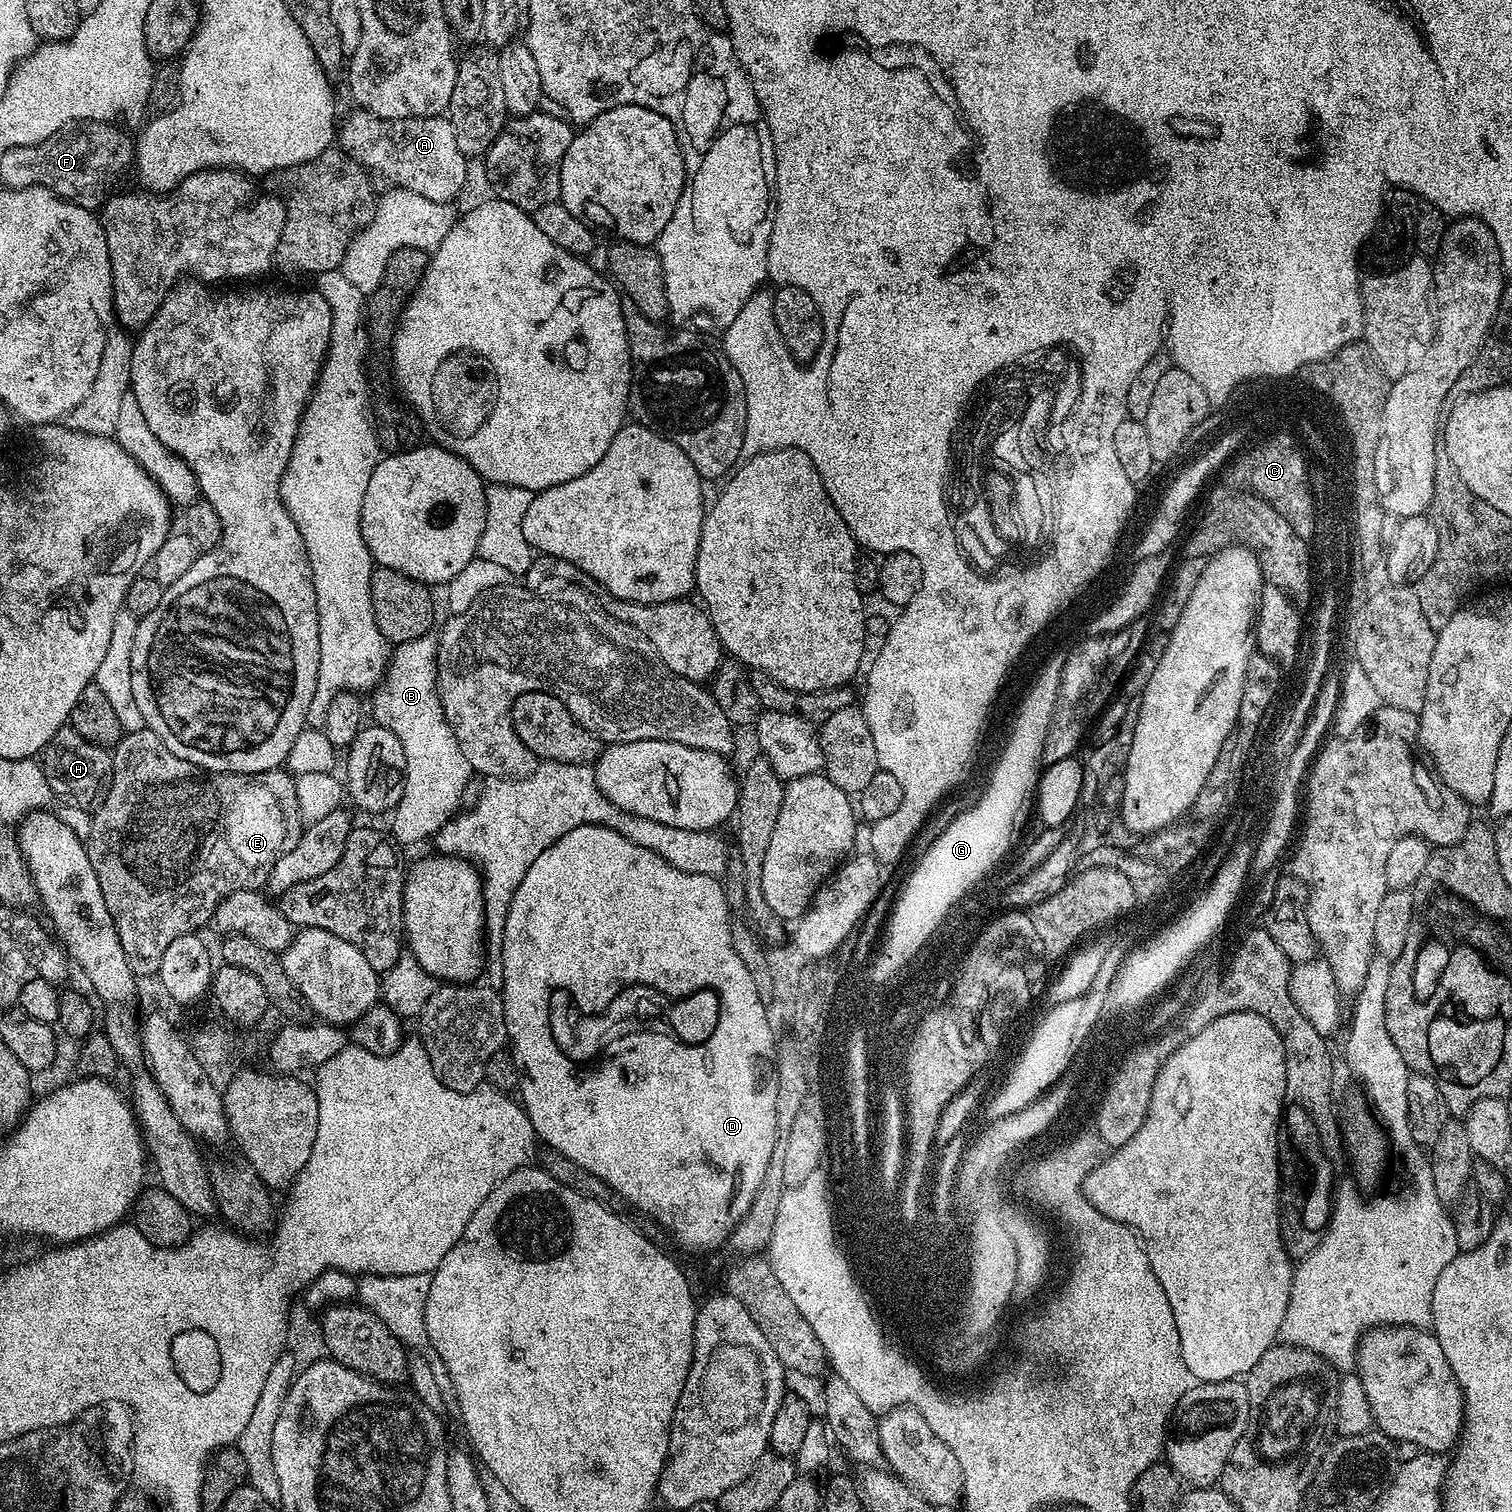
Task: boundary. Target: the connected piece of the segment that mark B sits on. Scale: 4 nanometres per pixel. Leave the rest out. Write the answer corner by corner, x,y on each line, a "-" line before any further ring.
429,634
422,638
414,638
405,644
395,645
392,661
387,661
386,671
370,700
370,716
377,725
393,731
402,742
406,758
404,789
401,800
390,812
392,829
390,835
397,845
420,844
423,840
431,841
438,830
446,826
446,822
461,811
460,803
464,800
464,791
468,788
468,779
474,776
470,762
462,754
458,740
454,738
454,730
444,717
440,705
440,695
436,693
436,642
437,637

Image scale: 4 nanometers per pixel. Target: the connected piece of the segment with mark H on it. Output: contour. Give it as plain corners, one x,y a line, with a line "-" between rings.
65,726
50,738
39,765
46,774
46,782
50,782
53,797
60,799
68,794
69,801
77,807
96,808
103,803
111,784
112,758
113,753
109,749
90,743
78,734
78,730

